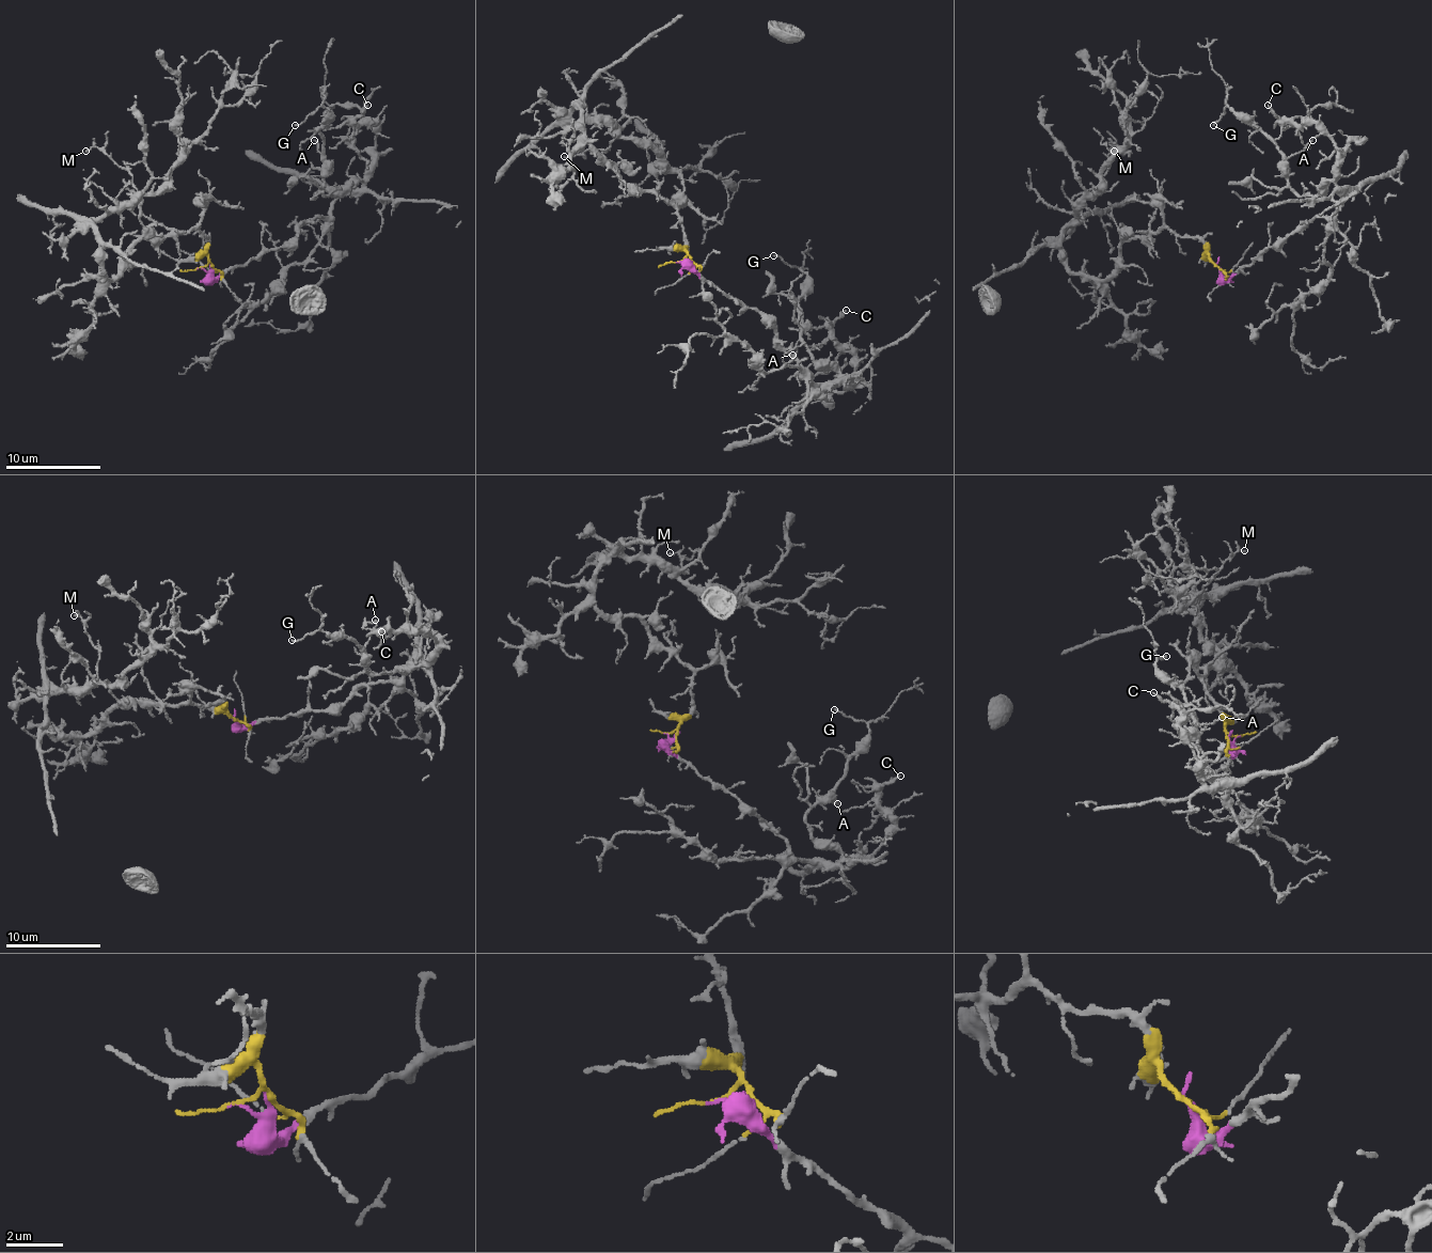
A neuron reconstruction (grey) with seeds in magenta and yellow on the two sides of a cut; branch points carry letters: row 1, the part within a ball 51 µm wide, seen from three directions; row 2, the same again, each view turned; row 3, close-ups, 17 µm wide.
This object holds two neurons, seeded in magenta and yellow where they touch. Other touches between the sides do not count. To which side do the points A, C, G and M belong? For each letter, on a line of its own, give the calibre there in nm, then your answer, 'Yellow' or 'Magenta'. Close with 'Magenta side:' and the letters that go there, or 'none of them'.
A: Thickness 110 nm. Magenta
C: Thickness 170 nm. Magenta
G: Thickness 120 nm. Magenta
M: Thickness 80 nm. Yellow
Magenta side: A, C, G

